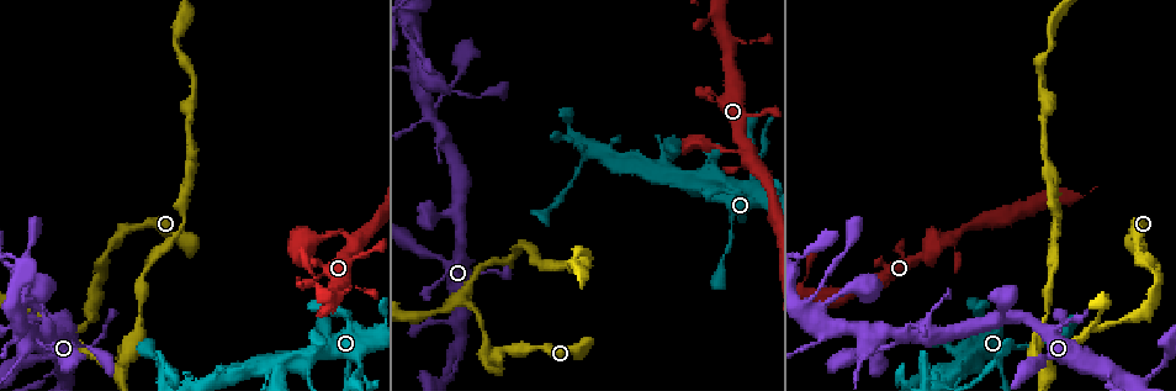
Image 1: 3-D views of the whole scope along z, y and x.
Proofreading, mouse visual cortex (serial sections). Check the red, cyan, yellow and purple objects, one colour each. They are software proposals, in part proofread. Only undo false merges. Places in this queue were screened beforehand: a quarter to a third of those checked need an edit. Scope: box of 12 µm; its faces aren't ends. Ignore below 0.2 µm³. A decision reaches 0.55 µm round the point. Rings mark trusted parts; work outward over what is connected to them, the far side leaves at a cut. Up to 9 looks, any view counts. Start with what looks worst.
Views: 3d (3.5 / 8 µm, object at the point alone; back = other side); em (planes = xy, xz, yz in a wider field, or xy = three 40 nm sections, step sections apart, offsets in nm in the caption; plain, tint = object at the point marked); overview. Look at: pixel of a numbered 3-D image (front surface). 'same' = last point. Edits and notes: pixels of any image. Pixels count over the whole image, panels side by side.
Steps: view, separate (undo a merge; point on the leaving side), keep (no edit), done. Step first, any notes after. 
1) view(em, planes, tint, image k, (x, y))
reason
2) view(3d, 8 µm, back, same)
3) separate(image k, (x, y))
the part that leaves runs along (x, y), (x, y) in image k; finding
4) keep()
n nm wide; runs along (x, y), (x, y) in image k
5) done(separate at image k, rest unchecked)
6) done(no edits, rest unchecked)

view(3d, 3.5 µm, image 1, (361, 372))
two arms at a narrow angle

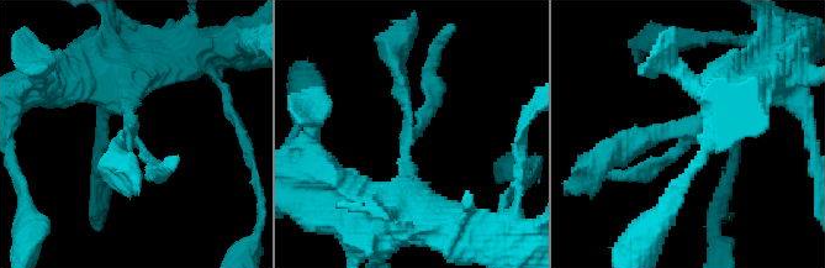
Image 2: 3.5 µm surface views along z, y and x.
view(em, xy, step 5, tint, image 2, (407, 140))
3 arms; arms of 200, 200, 300 nm

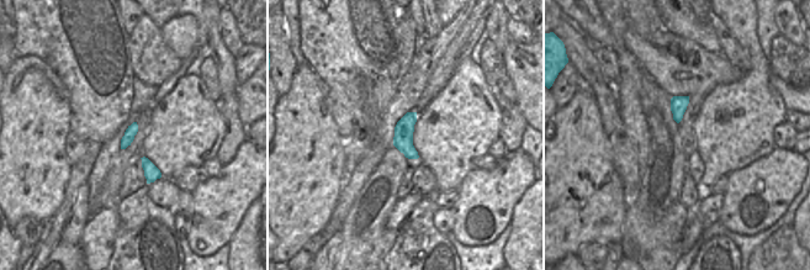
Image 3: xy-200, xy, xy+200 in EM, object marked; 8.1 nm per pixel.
view(em, xy, step 1, tint, same)
another direction

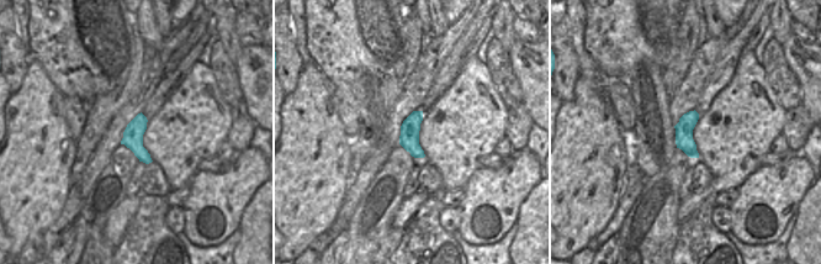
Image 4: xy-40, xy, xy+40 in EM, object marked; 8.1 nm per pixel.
keep()
runs along (752, 78), (692, 131), (617, 154) in image 2; continuous, no second cell

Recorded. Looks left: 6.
view(3d, 8 µm, image 1, (465, 302))
a fork

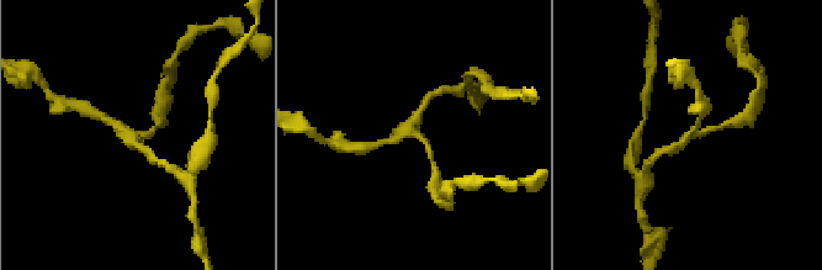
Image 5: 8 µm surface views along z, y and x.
view(3d, 3.5 µm, back, image 5, (690, 133))

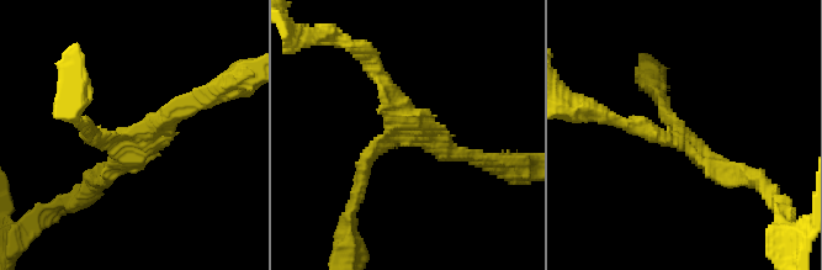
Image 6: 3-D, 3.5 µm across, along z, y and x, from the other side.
view(em, xy, step 2, tint, image 6, (681, 137))
3 arms; arms of 200, 200, 200 nm; shape alone is not enough

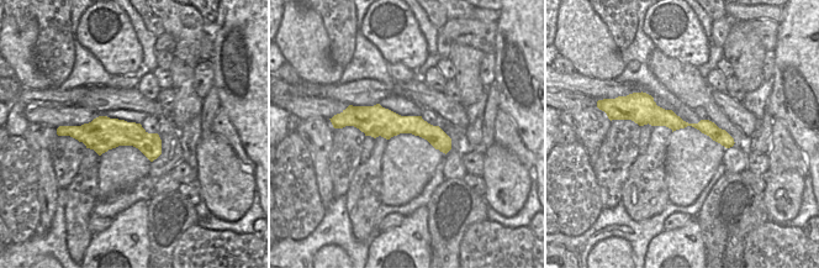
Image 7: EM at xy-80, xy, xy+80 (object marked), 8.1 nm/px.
keep()
runs along (622, 114), (706, 126), (730, 142) in image 7; continuous, no second cell

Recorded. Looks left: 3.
view(3d, 3.5 µm, image 1, (1050, 369))
sharp bend

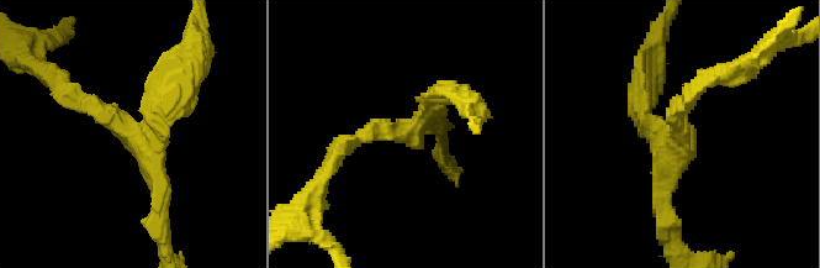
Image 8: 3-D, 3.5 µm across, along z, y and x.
view(em, xy, step 5, tint, image 8, (134, 134))
3 arms; arms of 150, 200, 250 nm

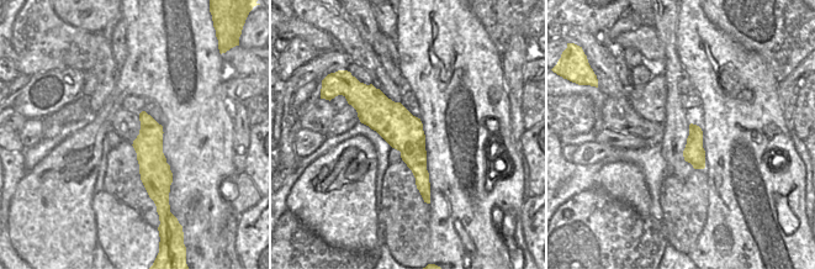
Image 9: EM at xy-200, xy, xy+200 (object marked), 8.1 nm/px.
view(em, xy, step 3, tint, same)

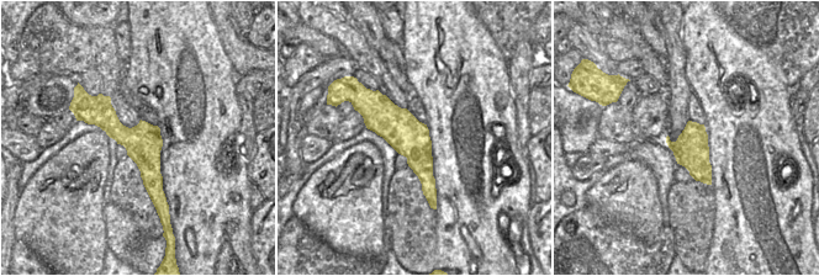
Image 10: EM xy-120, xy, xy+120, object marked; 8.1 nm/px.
keep()
runs along (363, 100), (418, 154), (433, 200) in image 10; one cell here

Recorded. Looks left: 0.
done(no edits, rest unchecked)

